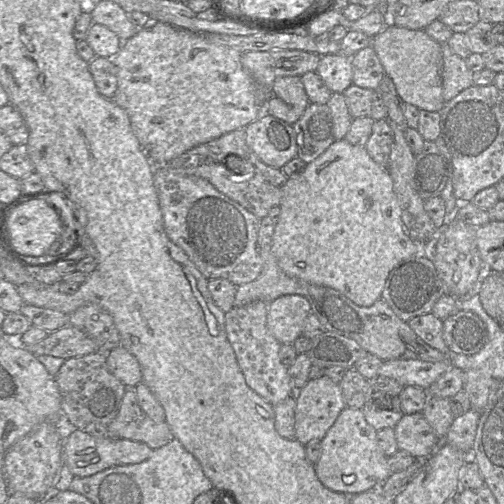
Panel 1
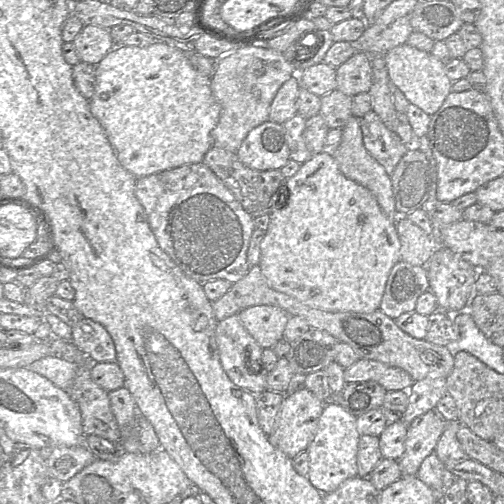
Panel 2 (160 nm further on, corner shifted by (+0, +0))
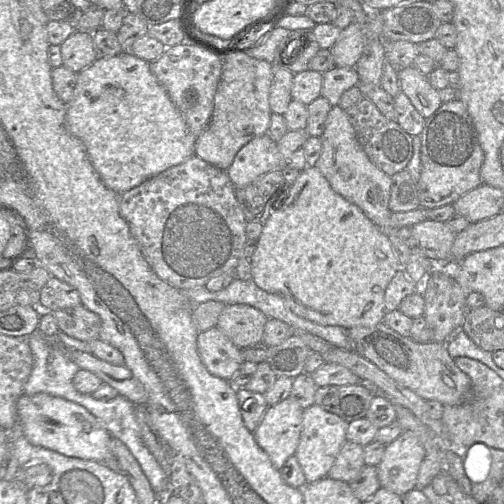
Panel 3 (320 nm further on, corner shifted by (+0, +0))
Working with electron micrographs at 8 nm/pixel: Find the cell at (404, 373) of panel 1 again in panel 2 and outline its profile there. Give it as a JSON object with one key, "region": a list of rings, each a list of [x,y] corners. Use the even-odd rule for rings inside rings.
{"region":[[[359,359],[345,368],[344,380],[346,383],[373,381],[387,391],[408,391],[415,382],[403,369],[367,359]]]}

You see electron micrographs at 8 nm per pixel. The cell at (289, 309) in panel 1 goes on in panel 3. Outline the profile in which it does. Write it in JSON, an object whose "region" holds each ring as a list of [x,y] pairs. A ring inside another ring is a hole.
{"region":[[[227,305],[221,312],[218,327],[240,349],[262,342],[268,317],[260,310],[246,305]]]}

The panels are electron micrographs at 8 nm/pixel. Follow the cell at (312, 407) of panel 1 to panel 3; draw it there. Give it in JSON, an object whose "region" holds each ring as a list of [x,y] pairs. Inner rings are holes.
{"region":[[[292,398],[269,406],[253,432],[258,445],[280,469],[294,455],[300,441],[304,409]]]}

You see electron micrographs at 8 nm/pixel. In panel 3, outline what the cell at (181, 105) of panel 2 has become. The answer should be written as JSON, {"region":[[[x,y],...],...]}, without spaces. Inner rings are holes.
{"region":[[[131,52],[96,59],[78,72],[73,98],[66,105],[66,129],[83,142],[102,182],[118,194],[139,186],[195,155],[197,136],[189,129],[166,90],[151,72],[150,63]]]}

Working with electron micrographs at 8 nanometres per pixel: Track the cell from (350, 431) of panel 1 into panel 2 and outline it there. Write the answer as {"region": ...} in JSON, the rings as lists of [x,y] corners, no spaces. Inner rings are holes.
{"region":[[[333,402],[324,406],[316,434],[306,449],[309,455],[307,477],[322,494],[333,492],[346,479],[357,476],[357,452],[361,436],[356,427],[357,418]]]}

